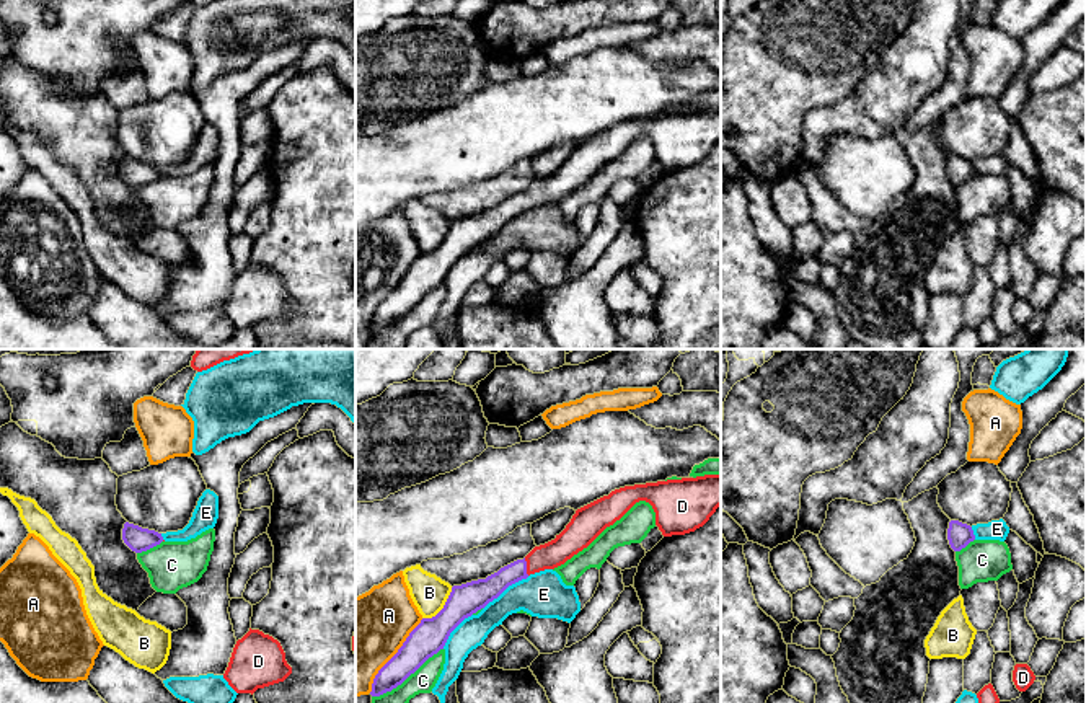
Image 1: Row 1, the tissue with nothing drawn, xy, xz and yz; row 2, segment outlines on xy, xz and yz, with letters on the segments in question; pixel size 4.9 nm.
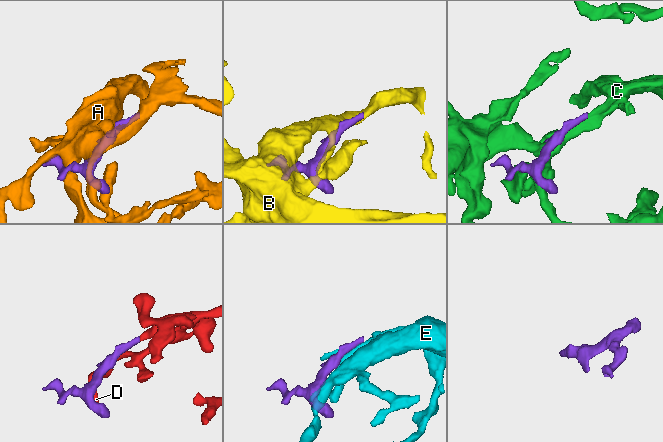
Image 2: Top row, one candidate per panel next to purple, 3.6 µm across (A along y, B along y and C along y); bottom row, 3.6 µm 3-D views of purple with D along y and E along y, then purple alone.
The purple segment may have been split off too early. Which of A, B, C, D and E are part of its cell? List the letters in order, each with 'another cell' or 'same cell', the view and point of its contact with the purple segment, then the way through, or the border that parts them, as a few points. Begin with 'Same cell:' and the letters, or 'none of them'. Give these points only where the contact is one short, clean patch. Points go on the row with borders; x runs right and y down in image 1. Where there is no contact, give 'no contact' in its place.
Same cell: D
A: another cell; contact xz (393, 656)
B: another cell; contact xz (444, 607)
C: another cell; contact xz (406, 677)
D: same cell; contact xz (525, 566); way xz (483, 591), (525, 566), (558, 552), (569, 542)
E: another cell; contact xz (506, 588)

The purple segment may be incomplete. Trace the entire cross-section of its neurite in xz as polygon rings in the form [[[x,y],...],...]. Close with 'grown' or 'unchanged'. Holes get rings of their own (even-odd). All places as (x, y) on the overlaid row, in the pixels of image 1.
[[[721,475],[667,480],[657,483],[625,486],[611,491],[576,511],[566,528],[554,540],[535,546],[523,559],[517,559],[486,579],[453,586],[444,608],[432,618],[422,618],[409,633],[398,652],[378,670],[372,683],[372,696],[380,696],[401,685],[429,657],[444,649],[450,633],[468,617],[497,599],[509,586],[527,579],[530,574],[554,569],[587,548],[607,527],[620,520],[636,502],[646,501],[656,512],[656,525],[664,537],[685,535],[703,527],[721,506]]] | grown

